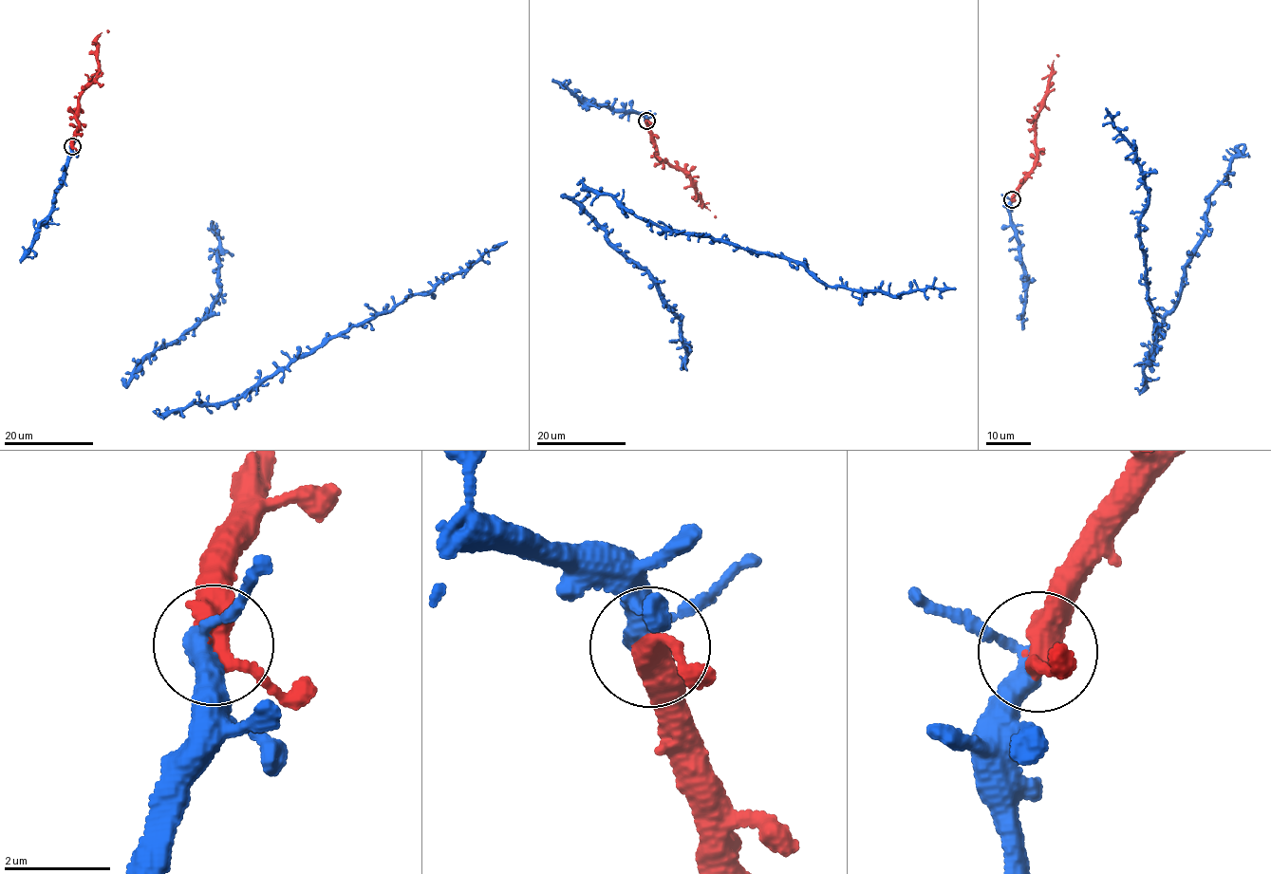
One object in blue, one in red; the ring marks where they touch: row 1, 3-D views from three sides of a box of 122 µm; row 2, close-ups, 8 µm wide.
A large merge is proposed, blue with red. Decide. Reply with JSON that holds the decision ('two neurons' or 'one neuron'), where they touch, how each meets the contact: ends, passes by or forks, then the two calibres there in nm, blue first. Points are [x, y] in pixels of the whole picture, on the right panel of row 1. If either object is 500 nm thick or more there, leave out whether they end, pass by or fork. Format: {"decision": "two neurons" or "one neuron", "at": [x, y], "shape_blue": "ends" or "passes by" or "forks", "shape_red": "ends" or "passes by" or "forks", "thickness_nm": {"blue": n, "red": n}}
{"decision": "one neuron", "at": [1012, 199], "shape_blue": "passes by", "shape_red": "passes by", "thickness_nm": {"blue": 360, "red": 440}}

